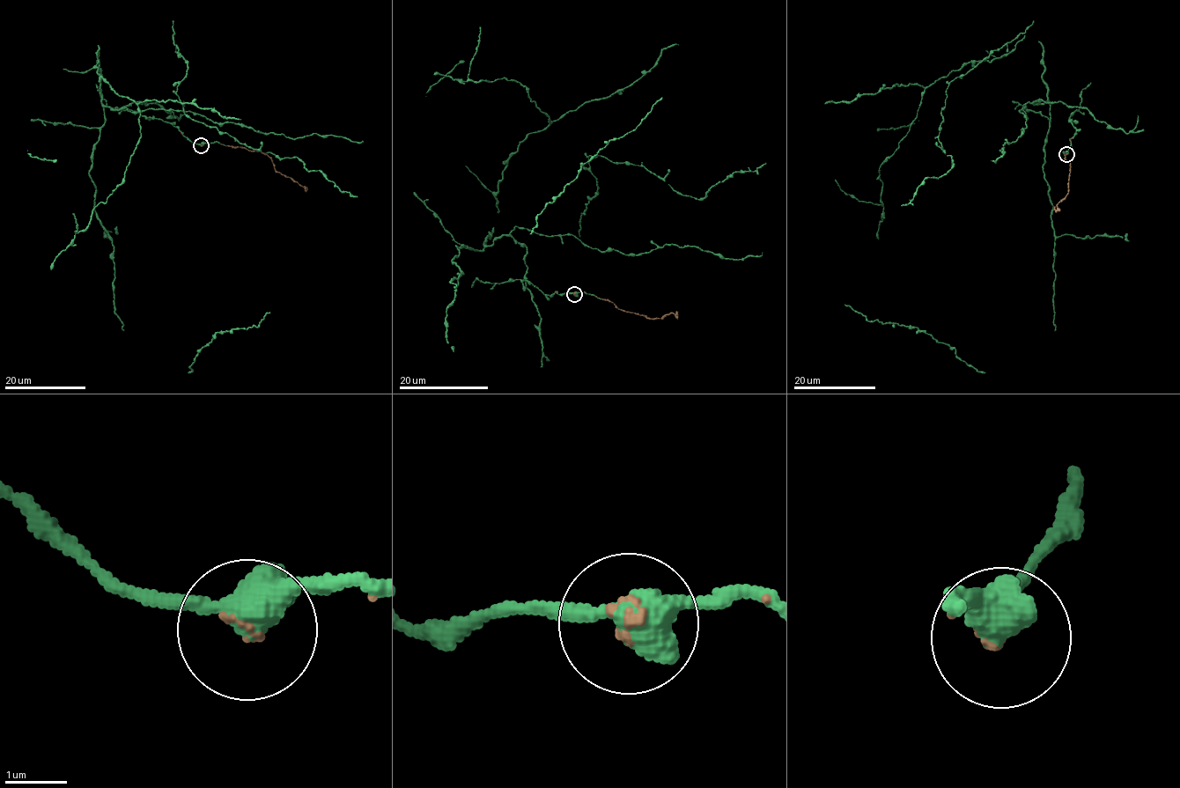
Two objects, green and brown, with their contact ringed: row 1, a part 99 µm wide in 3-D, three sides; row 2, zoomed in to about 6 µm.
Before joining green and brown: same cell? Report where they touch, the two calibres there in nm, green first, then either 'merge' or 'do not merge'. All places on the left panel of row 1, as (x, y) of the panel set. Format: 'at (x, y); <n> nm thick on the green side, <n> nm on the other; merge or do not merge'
at (201, 145); 460 nm thick on the green side, 110 nm on the other; merge

